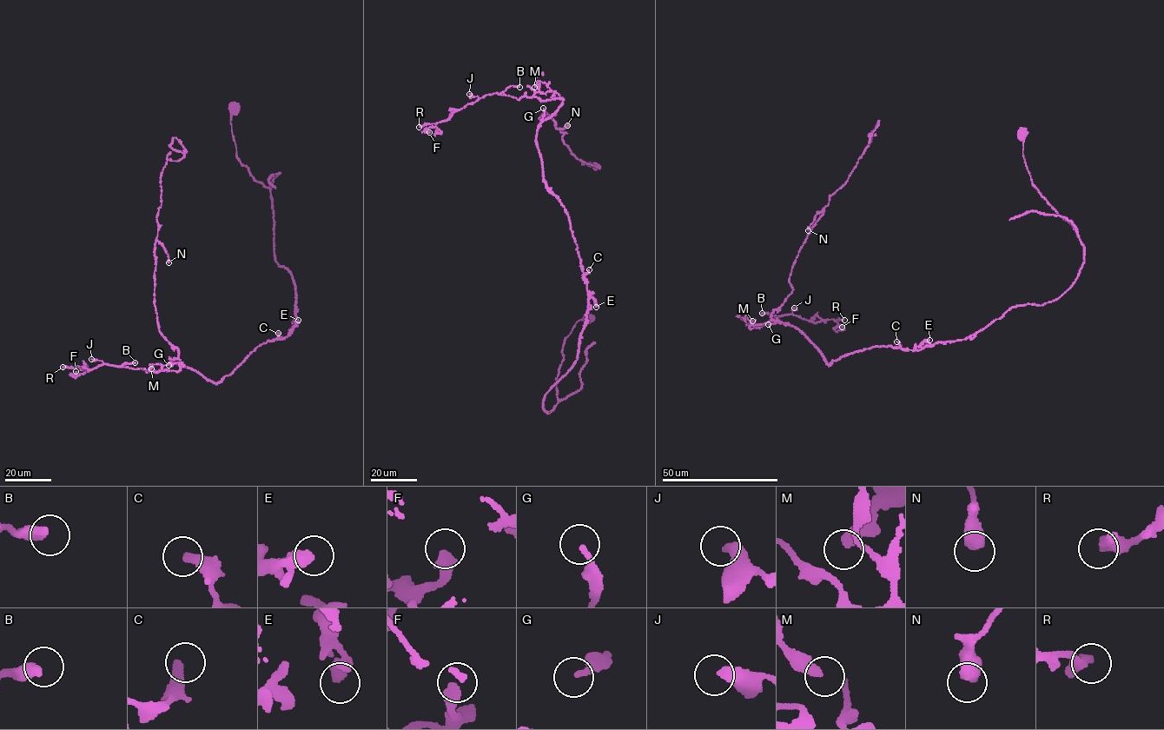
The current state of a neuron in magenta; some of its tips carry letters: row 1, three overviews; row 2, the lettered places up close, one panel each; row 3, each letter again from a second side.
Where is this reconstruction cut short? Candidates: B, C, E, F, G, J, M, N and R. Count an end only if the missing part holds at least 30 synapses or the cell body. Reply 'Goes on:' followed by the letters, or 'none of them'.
Goes on: none of them

